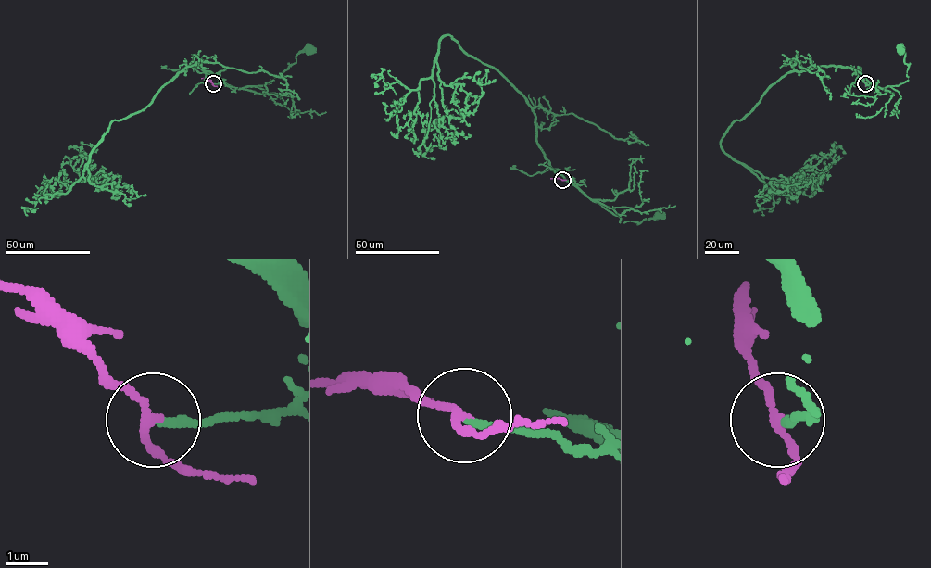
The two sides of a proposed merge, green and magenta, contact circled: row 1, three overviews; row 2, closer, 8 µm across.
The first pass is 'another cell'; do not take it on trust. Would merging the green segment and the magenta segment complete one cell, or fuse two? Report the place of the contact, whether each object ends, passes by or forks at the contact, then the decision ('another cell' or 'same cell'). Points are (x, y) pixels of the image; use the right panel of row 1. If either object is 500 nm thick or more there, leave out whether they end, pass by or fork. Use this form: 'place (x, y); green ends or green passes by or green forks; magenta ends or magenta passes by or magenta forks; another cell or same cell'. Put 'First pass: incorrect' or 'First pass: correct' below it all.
place (865, 83); green ends; magenta passes by; same cell
First pass: incorrect

